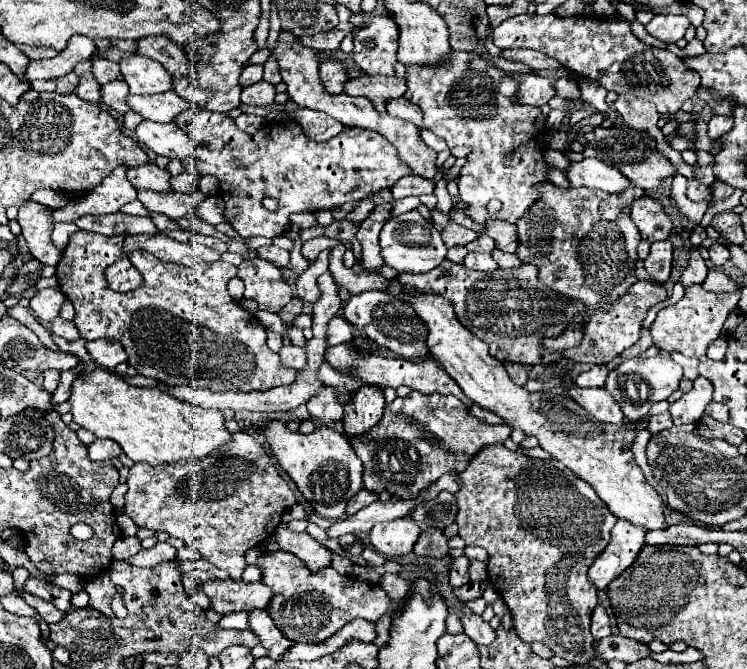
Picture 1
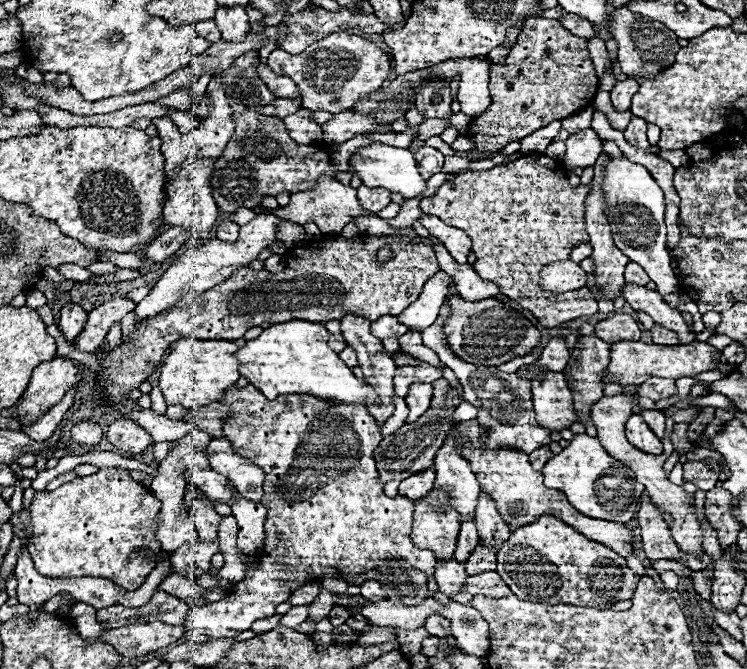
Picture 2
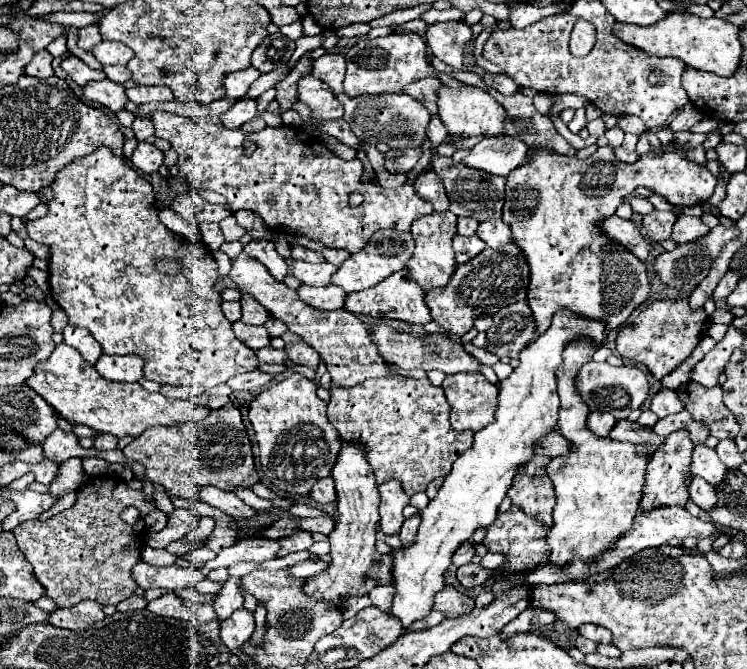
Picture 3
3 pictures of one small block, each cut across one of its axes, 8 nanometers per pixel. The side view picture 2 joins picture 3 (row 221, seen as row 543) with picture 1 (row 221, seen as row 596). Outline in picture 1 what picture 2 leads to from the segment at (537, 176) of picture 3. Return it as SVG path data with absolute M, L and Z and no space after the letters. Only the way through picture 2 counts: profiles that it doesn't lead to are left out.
M548 182L540 184L538 190L542 198L532 206L528 218L520 218L516 224L520 236L520 248L516 254L522 262L540 268L542 284L566 298L582 300L590 314L594 308L606 308L636 282L636 246L642 238L630 220L628 208L632 200L644 192L640 188L630 188L622 196L614 196L594 188L564 190Z

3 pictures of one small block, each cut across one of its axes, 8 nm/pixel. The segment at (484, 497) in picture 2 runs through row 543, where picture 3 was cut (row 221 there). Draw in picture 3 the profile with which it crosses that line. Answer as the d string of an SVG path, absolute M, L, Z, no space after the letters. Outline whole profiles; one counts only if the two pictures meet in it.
M486 220L478 224L476 234L490 246L490 248L500 248L502 244L510 242L510 228L504 220Z

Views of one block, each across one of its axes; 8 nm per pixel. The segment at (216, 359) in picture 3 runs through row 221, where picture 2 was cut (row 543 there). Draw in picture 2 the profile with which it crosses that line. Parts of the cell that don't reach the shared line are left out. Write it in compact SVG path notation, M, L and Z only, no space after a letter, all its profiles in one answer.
M100 468L92 476L74 478L68 484L52 492L36 492L30 504L30 524L34 530L34 542L28 544L30 556L36 564L36 570L50 578L108 578L126 590L136 590L142 586L144 578L154 570L154 556L162 552L160 542L156 540L160 500L152 492L130 478L130 472L124 468Z

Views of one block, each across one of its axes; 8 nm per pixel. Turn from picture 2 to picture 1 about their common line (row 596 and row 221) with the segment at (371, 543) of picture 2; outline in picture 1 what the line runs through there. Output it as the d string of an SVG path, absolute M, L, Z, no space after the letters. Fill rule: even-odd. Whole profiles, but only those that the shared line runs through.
M188 108L176 120L178 128L182 128L194 142L194 170L200 174L214 174L222 186L222 200L224 200L224 220L240 234L242 238L264 236L276 238L282 234L284 226L288 224L288 216L294 212L316 212L316 210L332 210L346 202L356 202L372 192L380 189L392 189L394 184L404 176L410 176L408 164L404 163L396 148L384 136L362 130L362 128L344 128L338 138L330 138L328 142L314 142L308 140L298 122L282 120L282 122L267 123L267 127L256 134L246 134L236 128L232 118L222 112L210 112L202 108ZM264 198L278 200L278 210L270 212L262 206Z

